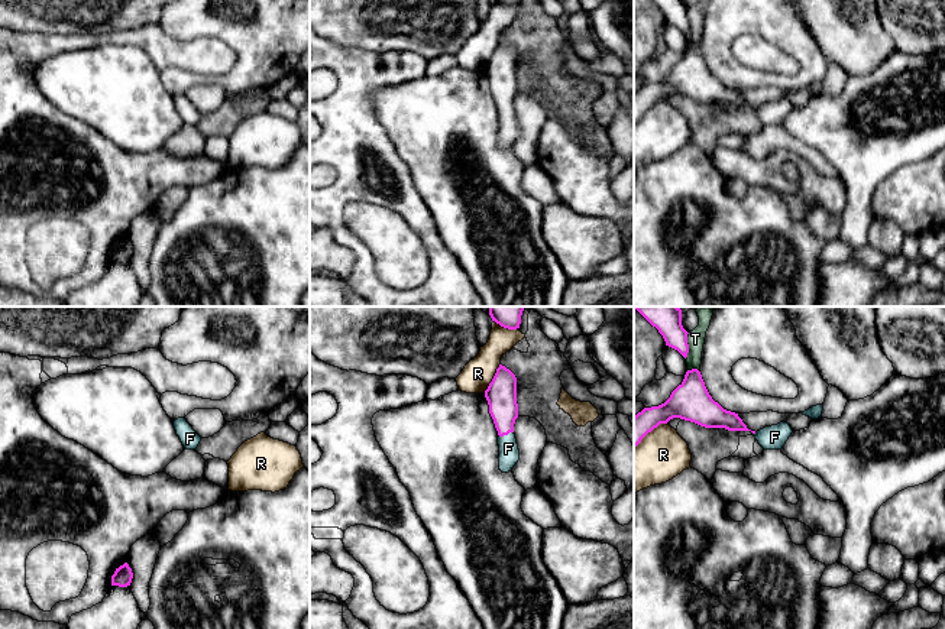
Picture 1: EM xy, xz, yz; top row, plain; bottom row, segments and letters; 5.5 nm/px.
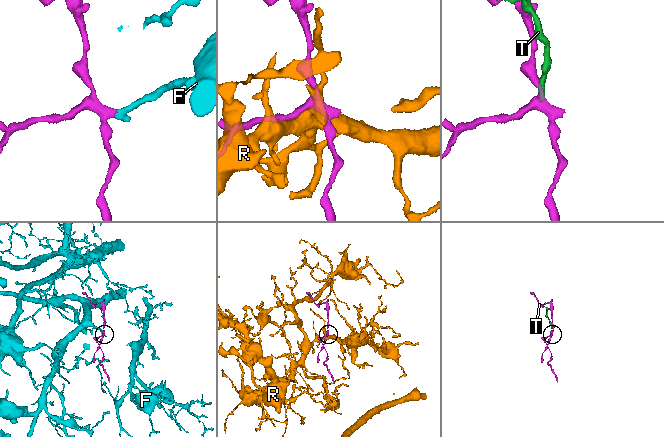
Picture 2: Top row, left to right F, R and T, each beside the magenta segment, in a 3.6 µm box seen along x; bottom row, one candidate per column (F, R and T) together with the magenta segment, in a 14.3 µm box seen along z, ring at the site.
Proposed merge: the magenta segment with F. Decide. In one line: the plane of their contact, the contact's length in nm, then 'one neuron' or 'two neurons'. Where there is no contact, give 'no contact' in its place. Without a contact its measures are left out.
meets magenta in xz; contact 90 nm long; one neuron

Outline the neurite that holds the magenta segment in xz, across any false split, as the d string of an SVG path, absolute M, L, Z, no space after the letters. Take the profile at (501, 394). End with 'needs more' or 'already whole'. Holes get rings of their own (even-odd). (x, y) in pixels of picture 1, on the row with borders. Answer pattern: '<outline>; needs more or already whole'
M499 364L492 382L485 390L485 398L499 435L499 470L508 473L520 460L520 450L514 434L514 424L518 418L515 375Z; needs more

